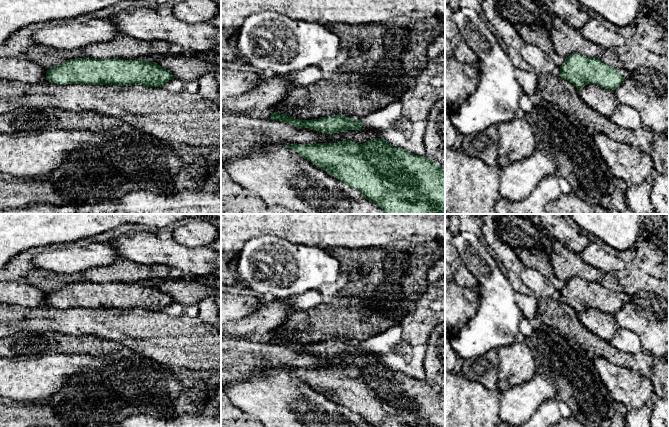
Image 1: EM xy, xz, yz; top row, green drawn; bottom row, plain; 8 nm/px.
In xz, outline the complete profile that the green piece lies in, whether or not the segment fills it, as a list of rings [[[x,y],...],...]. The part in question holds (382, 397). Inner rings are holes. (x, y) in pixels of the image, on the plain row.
[[[384,362],[363,368],[352,364],[337,367],[285,368],[330,400],[361,416],[373,427],[445,427],[445,394],[426,380],[393,371]]]

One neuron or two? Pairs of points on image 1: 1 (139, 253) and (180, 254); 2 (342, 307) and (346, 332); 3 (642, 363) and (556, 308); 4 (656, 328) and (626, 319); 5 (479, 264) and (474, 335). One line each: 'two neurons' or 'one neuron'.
1: one neuron
2: one neuron
3: one neuron
4: one neuron
5: one neuron

